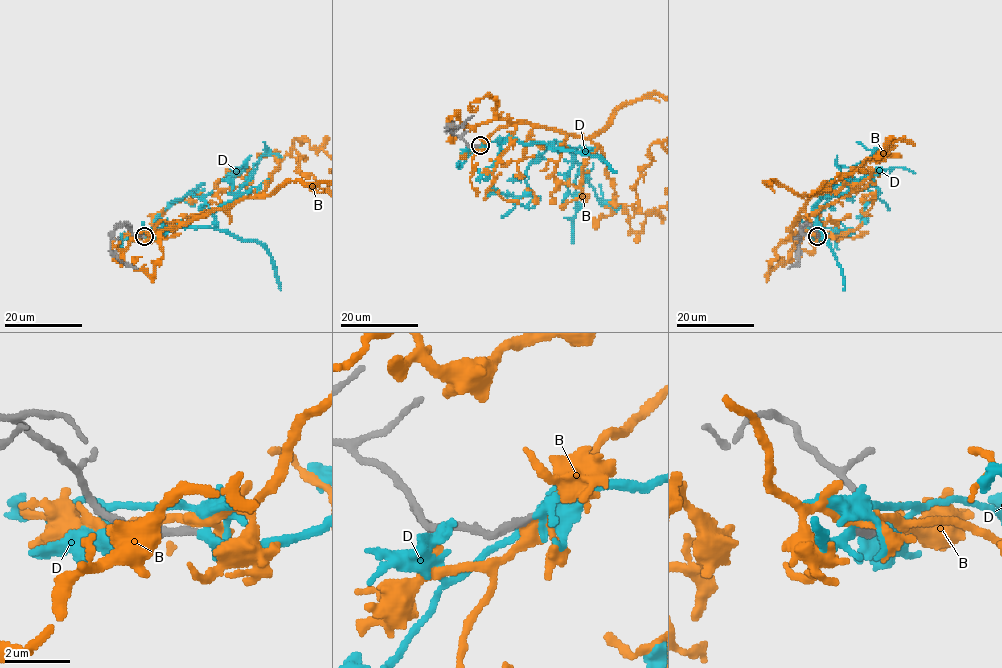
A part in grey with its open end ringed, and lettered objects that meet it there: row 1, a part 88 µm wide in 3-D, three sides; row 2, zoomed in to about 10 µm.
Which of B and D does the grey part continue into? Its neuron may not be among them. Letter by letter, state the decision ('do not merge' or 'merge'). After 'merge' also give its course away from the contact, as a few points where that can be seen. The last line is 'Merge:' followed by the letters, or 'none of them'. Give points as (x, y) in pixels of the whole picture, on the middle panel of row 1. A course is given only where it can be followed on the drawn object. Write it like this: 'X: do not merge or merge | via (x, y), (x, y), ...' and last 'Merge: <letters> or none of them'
B: do not merge
D: merge | via (480, 144), (509, 138), (550, 147), (527, 169), (533, 206), (515, 203), (493, 188), (487, 195)
Merge: D

